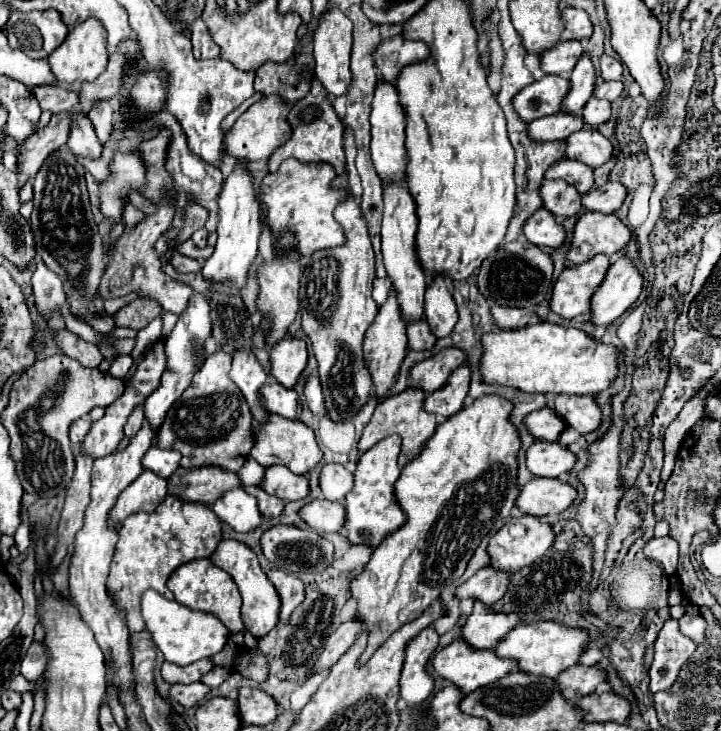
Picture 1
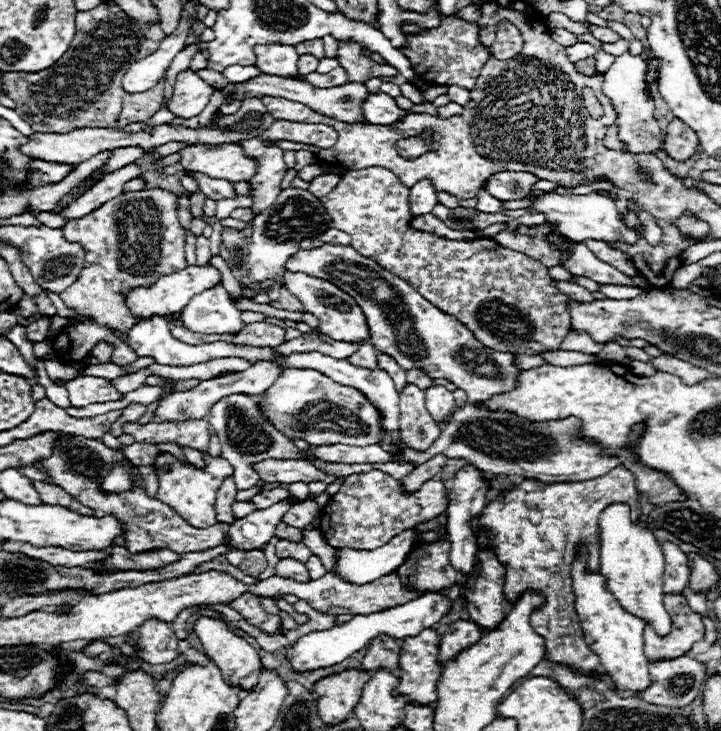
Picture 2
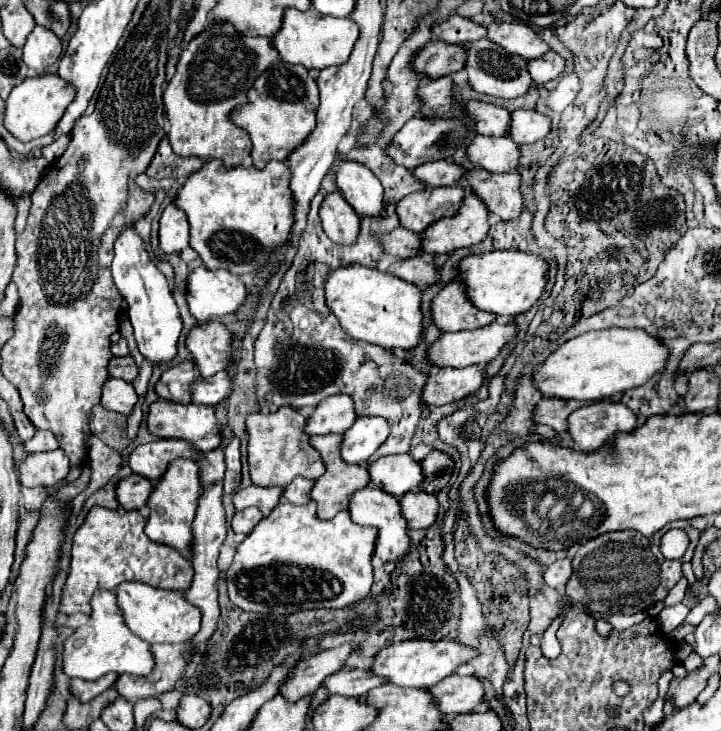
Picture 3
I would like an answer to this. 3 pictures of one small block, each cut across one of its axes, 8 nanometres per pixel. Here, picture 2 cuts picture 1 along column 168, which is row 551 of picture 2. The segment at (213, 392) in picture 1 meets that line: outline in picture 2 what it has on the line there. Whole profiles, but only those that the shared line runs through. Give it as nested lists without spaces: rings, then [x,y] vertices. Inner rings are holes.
[[[448,534],[444,540],[426,542],[426,546],[414,546],[410,558],[398,570],[394,570],[402,584],[416,592],[430,592],[450,588],[454,584],[464,584],[466,576],[456,572],[448,560],[450,540]]]

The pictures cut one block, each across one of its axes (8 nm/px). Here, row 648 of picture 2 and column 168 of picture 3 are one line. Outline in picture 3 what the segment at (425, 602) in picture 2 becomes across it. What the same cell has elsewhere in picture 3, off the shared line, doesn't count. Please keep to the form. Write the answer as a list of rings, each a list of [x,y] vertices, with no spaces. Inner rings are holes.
[[[126,226],[120,232],[118,240],[114,242],[114,252],[116,256],[112,262],[112,278],[120,296],[128,302],[128,316],[134,326],[134,336],[140,352],[152,364],[170,362],[176,356],[176,344],[182,332],[182,320],[166,276],[154,266],[150,254],[146,252],[146,242],[142,242],[134,226]]]

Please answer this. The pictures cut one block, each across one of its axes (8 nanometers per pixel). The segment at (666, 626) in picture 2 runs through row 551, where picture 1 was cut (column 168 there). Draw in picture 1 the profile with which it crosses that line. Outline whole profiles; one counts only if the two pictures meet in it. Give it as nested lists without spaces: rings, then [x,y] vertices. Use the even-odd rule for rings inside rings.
[[[146,590],[142,594],[142,616],[146,620],[146,630],[150,630],[152,634],[152,640],[162,650],[166,662],[172,664],[184,666],[188,662],[210,658],[218,654],[230,638],[230,630],[226,630],[226,626],[222,626],[222,622],[216,616],[208,612],[190,610],[178,604],[176,600],[166,600],[154,590]]]

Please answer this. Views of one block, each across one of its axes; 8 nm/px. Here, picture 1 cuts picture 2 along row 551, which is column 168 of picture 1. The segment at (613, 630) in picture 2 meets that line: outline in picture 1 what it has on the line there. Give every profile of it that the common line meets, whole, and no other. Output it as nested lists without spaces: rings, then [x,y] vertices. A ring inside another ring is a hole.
[[[198,558],[194,562],[182,564],[168,578],[168,588],[174,592],[174,596],[176,596],[176,600],[180,604],[184,604],[188,608],[194,608],[194,610],[202,610],[202,612],[210,612],[210,614],[218,616],[230,632],[244,630],[244,624],[240,620],[240,604],[242,602],[240,602],[238,588],[234,584],[234,580],[230,578],[230,574],[226,574],[222,568],[214,566],[210,562],[210,558]]]

